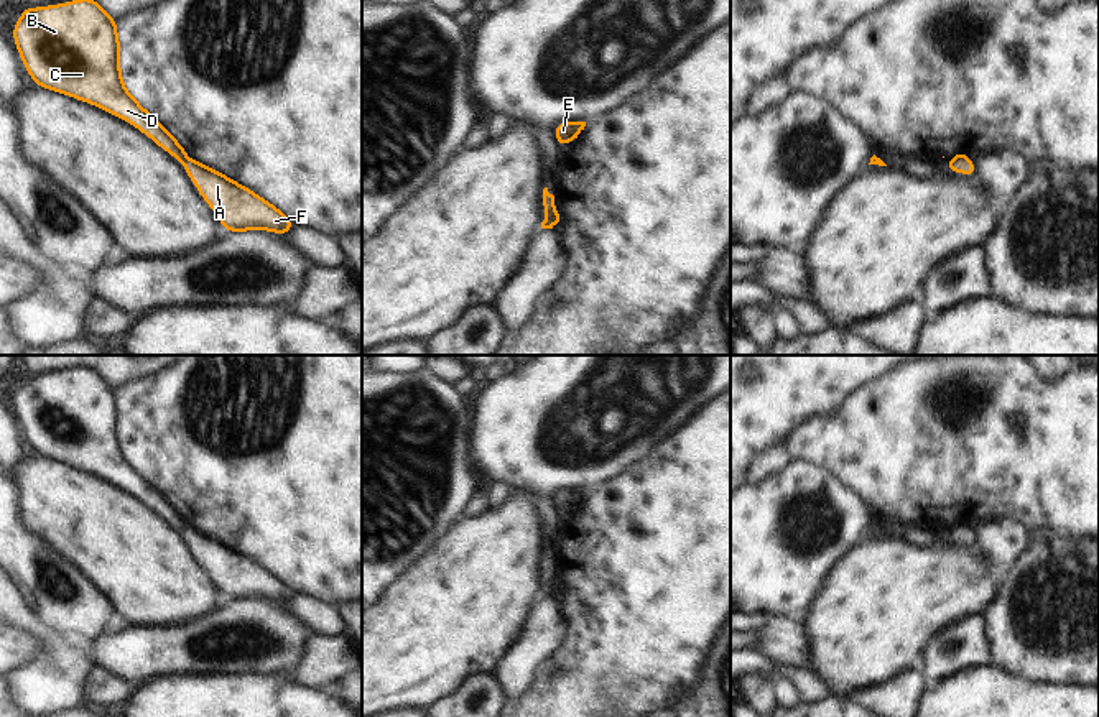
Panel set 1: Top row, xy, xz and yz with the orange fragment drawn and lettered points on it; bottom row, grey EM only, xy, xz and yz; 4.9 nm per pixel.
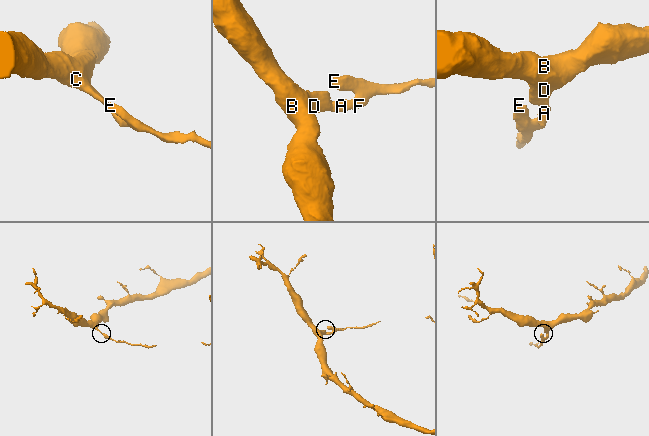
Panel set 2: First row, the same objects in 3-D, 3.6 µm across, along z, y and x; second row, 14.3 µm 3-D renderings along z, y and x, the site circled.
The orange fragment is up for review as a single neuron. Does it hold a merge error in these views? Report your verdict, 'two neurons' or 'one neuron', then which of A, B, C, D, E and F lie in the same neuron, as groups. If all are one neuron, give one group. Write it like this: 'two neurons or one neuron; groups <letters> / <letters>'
two neurons; groups A E F / B C D

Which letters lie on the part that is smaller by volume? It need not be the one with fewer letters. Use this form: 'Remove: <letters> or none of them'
Remove: A, E, F

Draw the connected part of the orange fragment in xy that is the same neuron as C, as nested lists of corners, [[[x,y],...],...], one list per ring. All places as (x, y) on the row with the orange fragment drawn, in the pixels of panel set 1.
[[[74,0],[41,8],[26,5],[13,25],[13,39],[21,62],[36,86],[92,104],[132,123],[178,161],[188,158],[173,133],[151,117],[123,86],[117,21],[99,2]]]

